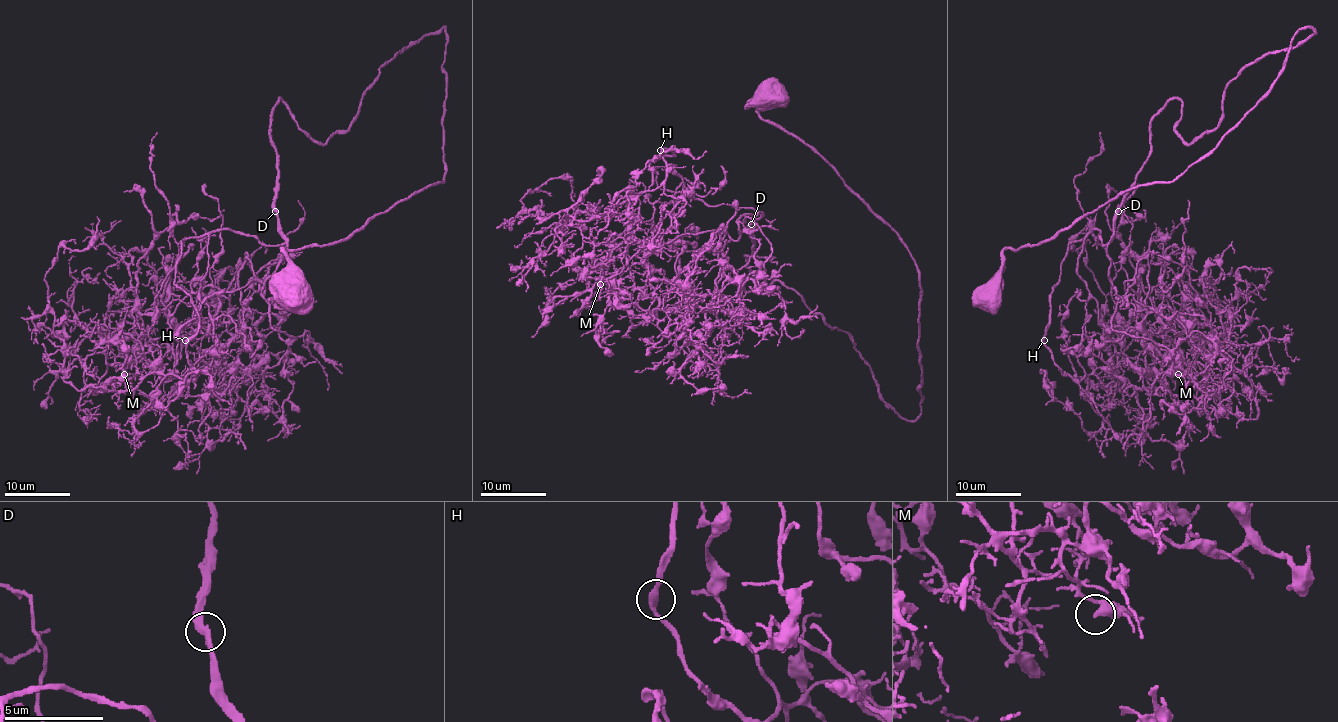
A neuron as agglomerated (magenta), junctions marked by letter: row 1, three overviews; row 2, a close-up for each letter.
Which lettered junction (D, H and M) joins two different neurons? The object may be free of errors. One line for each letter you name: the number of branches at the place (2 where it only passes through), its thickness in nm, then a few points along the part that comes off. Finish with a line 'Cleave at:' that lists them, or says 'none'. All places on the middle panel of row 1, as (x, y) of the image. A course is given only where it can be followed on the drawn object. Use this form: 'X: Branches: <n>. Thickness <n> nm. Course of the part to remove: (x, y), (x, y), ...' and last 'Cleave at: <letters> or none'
Cleave at: none

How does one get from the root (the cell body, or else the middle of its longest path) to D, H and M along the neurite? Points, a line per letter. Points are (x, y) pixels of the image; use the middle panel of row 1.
D: (772, 94), (759, 114), (918, 269), (914, 420), (846, 331), (755, 284), (751, 223)
H: (772, 94), (759, 114), (918, 269), (914, 420), (846, 331), (755, 284), (760, 215), (662, 189), (660, 150)
M: (772, 94), (759, 114), (918, 269), (919, 415), (755, 284), (752, 209), (682, 182), (600, 284)

